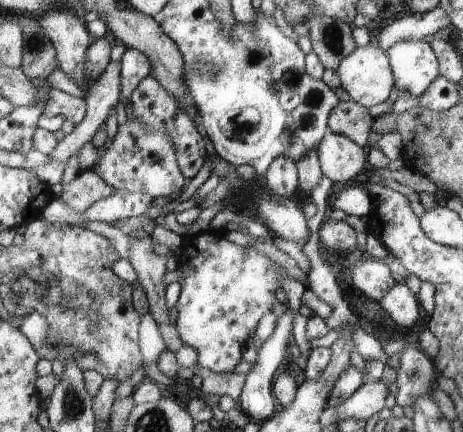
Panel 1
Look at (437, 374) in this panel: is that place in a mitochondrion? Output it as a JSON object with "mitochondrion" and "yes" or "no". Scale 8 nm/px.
{"mitochondrion":"no"}

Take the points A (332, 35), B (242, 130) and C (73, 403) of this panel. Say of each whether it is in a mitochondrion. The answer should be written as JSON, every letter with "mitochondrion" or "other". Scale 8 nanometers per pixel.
{"A":"mitochondrion","B":"mitochondrion","C":"mitochondrion"}

